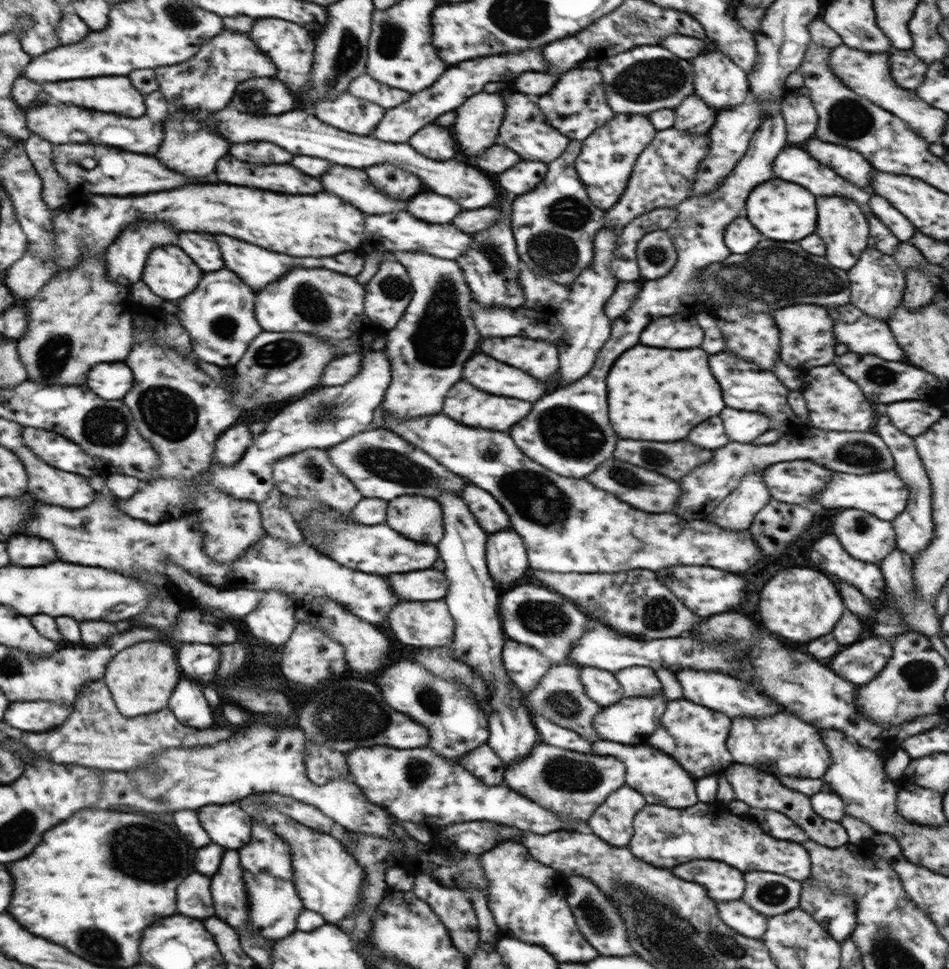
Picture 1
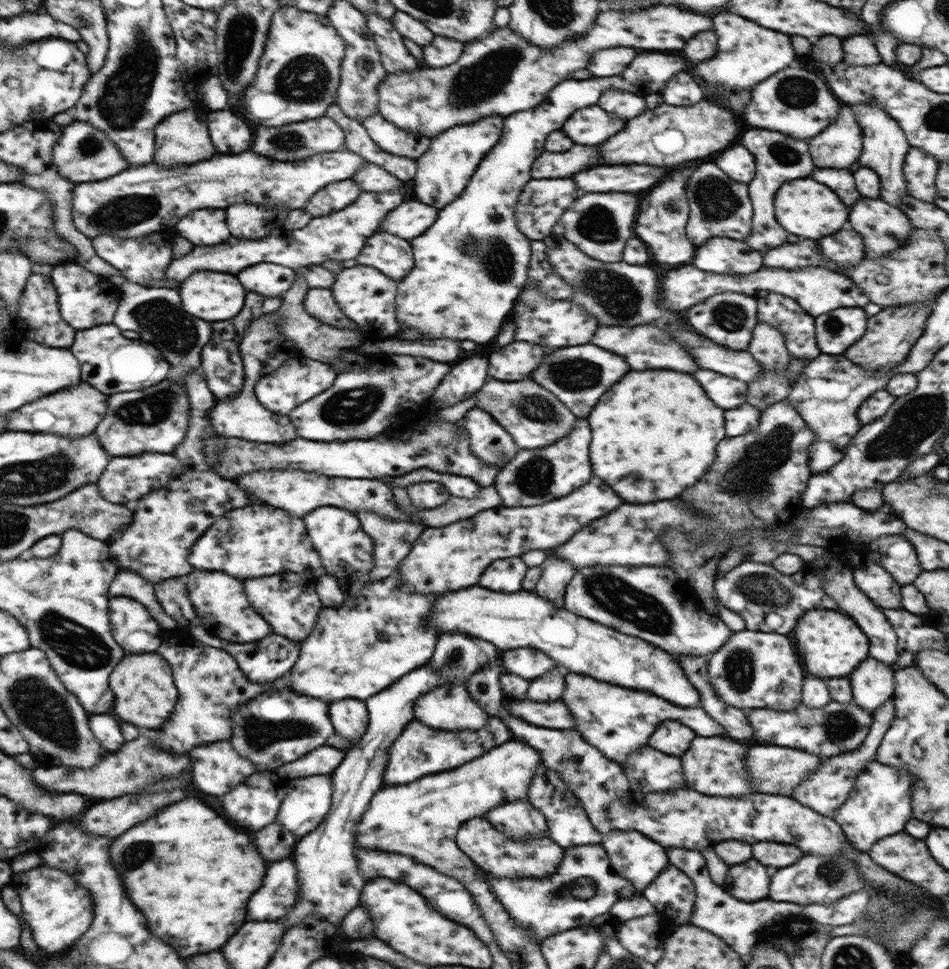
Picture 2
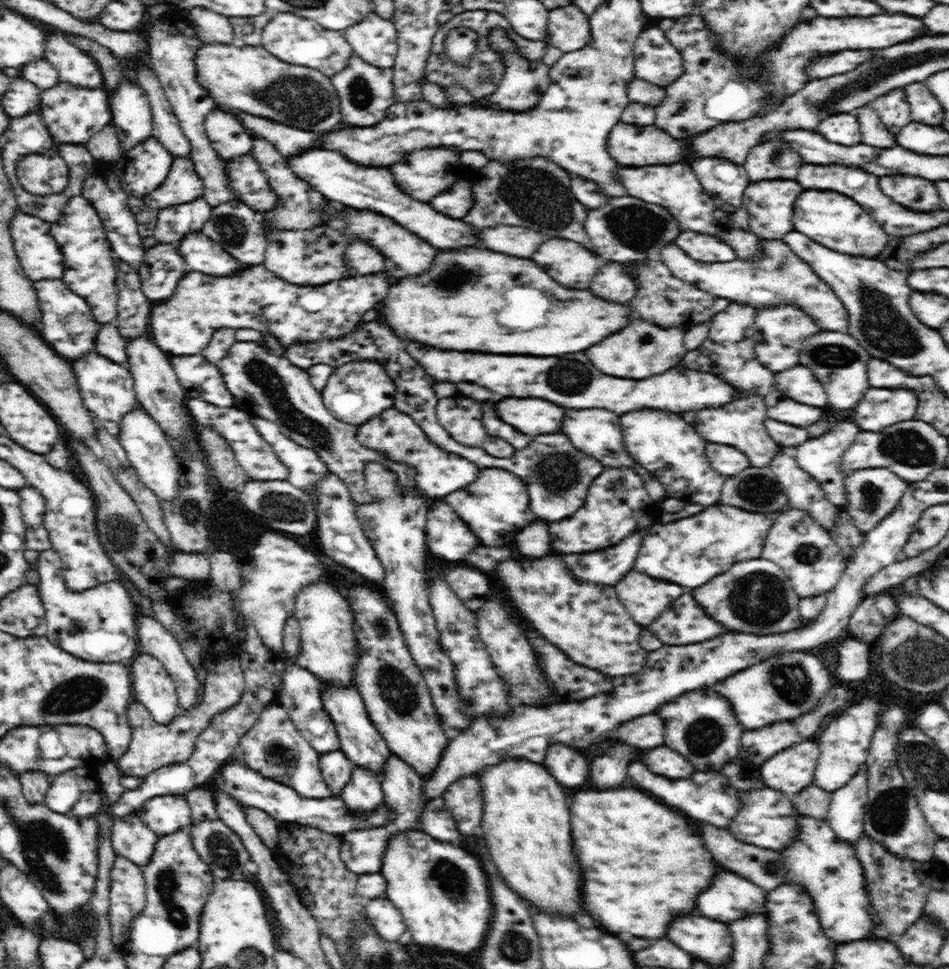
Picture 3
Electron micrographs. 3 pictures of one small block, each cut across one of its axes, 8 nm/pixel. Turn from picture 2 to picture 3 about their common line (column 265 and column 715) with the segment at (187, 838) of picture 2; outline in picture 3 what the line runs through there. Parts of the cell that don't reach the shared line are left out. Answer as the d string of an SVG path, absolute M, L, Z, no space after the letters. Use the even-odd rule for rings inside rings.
M604 790L604 792L578 792L572 804L572 834L576 834L576 850L580 850L580 858L584 858L584 870L588 870L588 898L592 898L594 916L600 916L600 924L612 932L628 932L638 938L666 938L668 926L674 918L684 914L700 914L696 912L696 898L706 892L712 884L712 878L718 874L718 866L710 856L710 850L704 846L702 838L692 830L690 822L684 816L674 814L670 808L654 802L642 792L636 790Z

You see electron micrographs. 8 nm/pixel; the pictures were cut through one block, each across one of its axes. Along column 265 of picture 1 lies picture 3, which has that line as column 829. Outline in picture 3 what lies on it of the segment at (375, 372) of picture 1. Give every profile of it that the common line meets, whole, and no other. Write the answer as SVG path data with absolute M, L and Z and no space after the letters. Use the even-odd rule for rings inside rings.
M838 422L826 434L822 434L818 438L812 438L812 442L802 442L802 444L794 447L794 452L792 452L800 468L805 470L810 476L813 476L825 497L838 508L848 502L846 483L844 483L848 474L840 467L842 456L844 456L844 452L847 452L848 446L851 446L852 442L854 442L858 432L860 432L859 428L856 428L854 422Z

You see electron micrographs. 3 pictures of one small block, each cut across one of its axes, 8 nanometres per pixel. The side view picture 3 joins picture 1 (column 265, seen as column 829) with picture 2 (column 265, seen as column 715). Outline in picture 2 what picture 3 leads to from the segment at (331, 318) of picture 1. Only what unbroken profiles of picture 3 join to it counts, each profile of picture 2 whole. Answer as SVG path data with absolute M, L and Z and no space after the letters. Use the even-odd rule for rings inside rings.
M266 262L244 268L238 278L242 278L242 286L246 286L250 292L267 297L282 296L295 281L295 269Z

